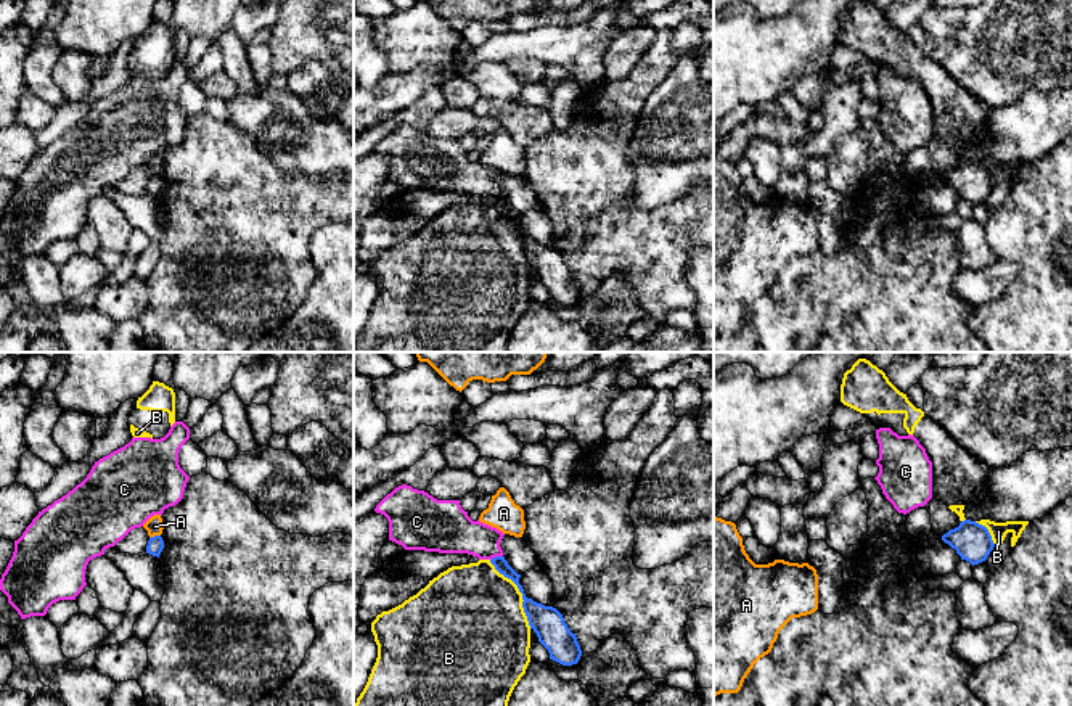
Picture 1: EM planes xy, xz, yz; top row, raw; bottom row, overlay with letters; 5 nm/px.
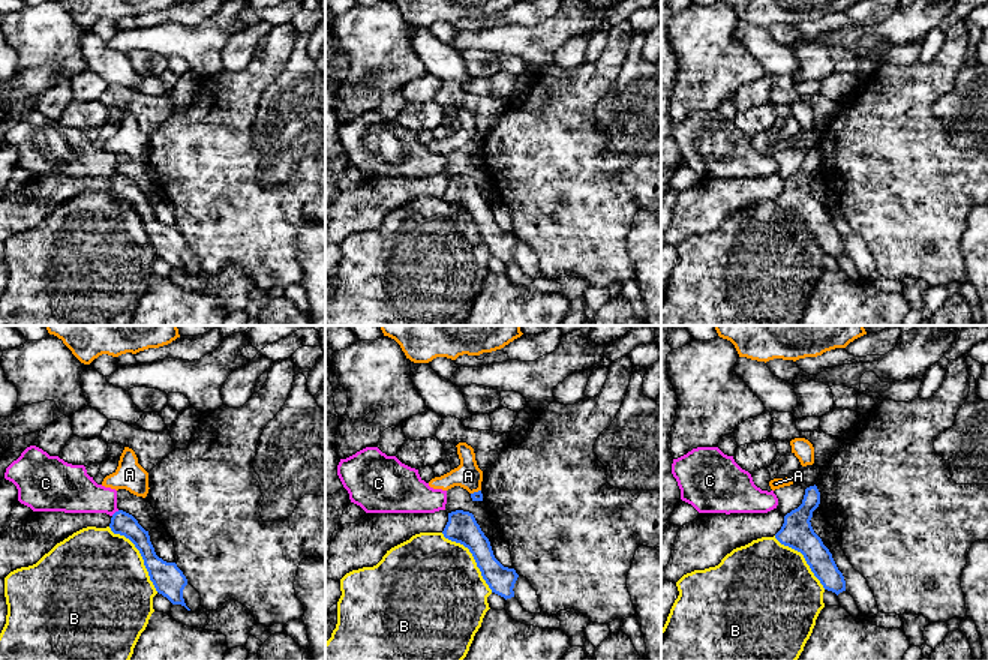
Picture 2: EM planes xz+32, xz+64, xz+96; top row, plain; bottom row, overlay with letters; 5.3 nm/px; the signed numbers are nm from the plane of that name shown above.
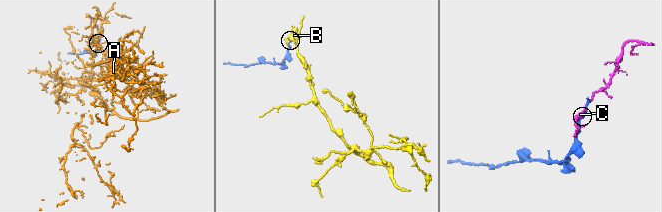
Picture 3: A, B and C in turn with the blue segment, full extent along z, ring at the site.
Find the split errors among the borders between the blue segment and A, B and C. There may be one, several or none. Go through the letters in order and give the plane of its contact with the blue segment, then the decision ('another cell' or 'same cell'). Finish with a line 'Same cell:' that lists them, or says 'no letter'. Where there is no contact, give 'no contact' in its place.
A: xy | another cell
B: xz | another cell
C: xz | another cell
Same cell: no letter

